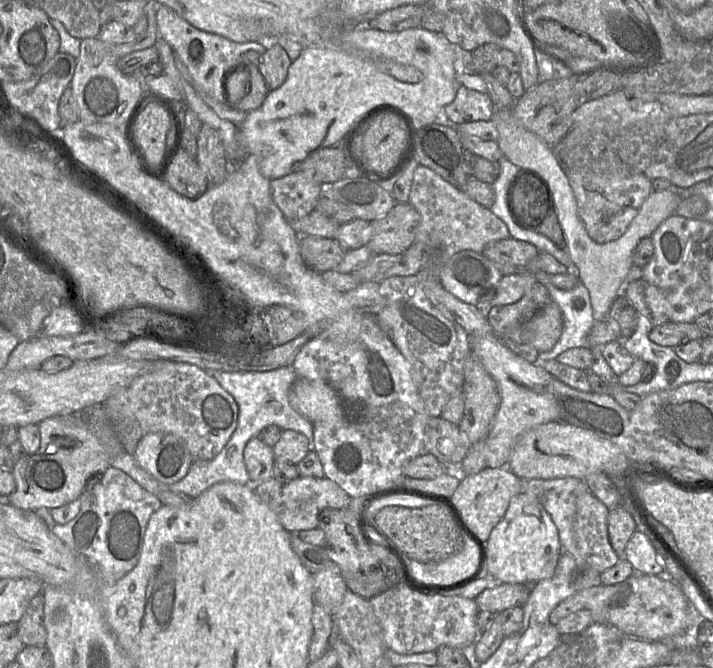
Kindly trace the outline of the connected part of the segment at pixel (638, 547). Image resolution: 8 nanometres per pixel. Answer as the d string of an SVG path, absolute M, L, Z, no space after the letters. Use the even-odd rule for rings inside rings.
M638 530L629 539L621 558L628 560L636 573L658 575L665 570L648 537Z

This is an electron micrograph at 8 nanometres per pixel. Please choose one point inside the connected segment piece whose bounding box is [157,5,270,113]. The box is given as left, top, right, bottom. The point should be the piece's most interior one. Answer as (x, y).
(209, 58)

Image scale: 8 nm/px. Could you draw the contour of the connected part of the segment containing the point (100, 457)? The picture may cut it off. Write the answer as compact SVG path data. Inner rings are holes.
M100 405L89 407L85 413L50 417L39 423L38 426L41 442L37 453L23 456L14 464L11 471L16 488L8 498L12 506L22 510L35 512L41 507L53 509L74 501L81 496L93 476L112 466L113 459L125 451L107 420L105 410Z

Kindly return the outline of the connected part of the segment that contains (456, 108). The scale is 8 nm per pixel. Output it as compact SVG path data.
M460 85L455 99L443 109L442 119L446 119L452 125L458 125L490 120L493 113L494 104L487 93Z

